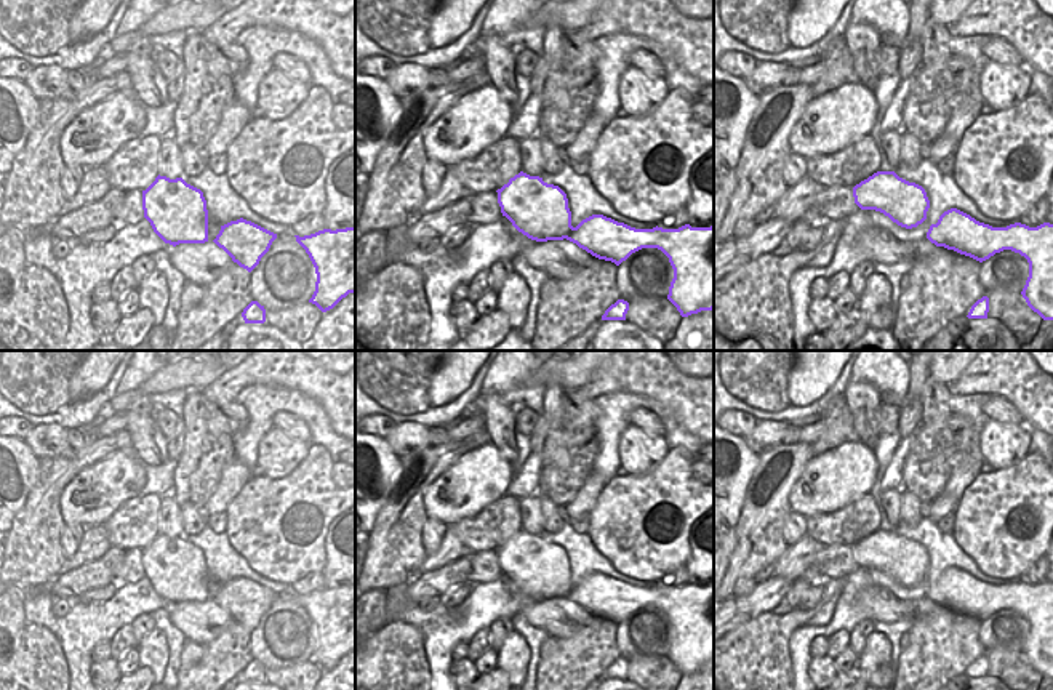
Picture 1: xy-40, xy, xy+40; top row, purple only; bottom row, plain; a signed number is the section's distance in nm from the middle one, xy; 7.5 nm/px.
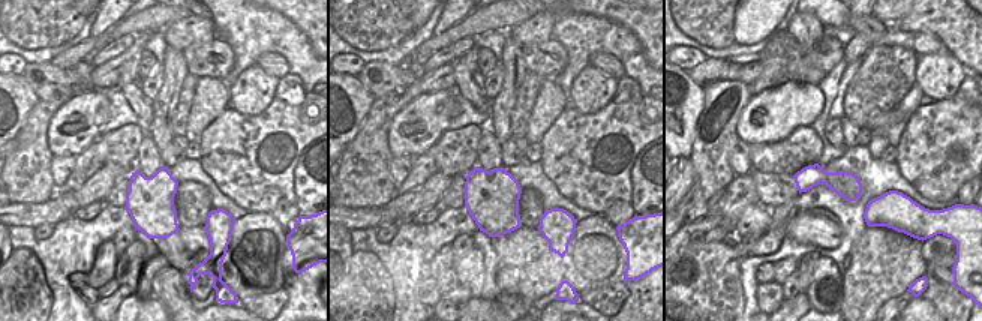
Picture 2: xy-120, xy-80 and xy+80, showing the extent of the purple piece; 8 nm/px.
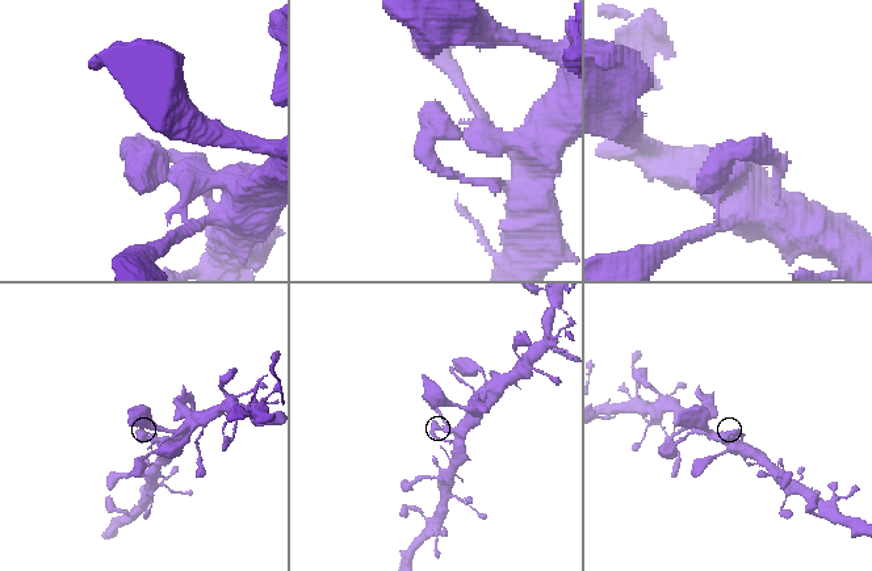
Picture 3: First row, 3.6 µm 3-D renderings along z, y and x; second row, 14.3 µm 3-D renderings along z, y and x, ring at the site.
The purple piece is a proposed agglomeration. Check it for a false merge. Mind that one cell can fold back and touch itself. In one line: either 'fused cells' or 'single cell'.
single cell

